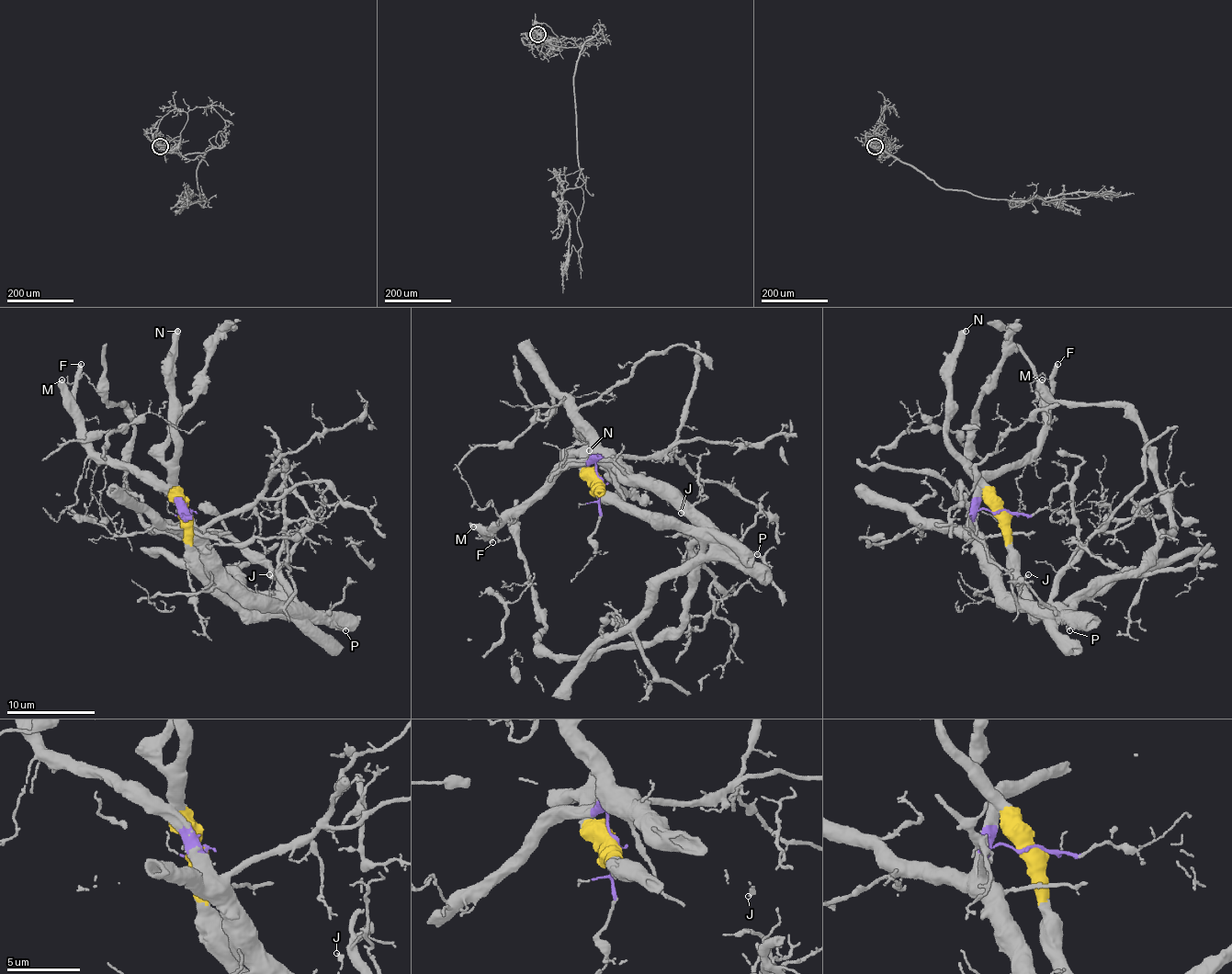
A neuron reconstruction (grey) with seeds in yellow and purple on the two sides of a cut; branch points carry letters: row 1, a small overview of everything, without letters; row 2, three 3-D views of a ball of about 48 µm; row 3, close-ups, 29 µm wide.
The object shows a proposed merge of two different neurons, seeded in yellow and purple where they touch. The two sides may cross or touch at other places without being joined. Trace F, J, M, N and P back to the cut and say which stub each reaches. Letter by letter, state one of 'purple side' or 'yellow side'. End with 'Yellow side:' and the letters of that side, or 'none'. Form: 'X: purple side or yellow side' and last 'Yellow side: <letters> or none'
F: purple side
J: purple side
M: purple side
N: yellow side
P: purple side
Yellow side: N

